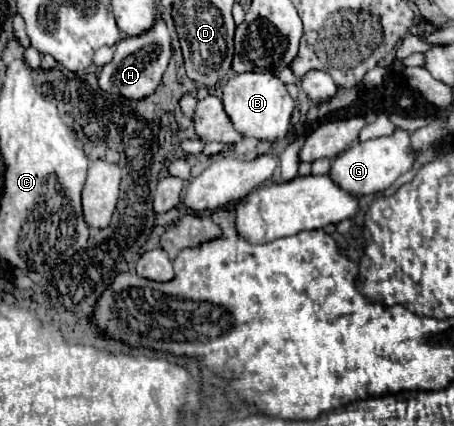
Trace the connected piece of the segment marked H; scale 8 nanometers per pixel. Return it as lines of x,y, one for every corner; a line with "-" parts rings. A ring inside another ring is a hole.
159,18
155,30
149,30
139,38
123,38
121,42
115,44
115,58
103,66
99,74
99,86
109,94
119,94
125,98
145,98
147,94
153,94
155,88
159,86
161,76
169,64
169,58
171,58
169,32
165,28
165,22

